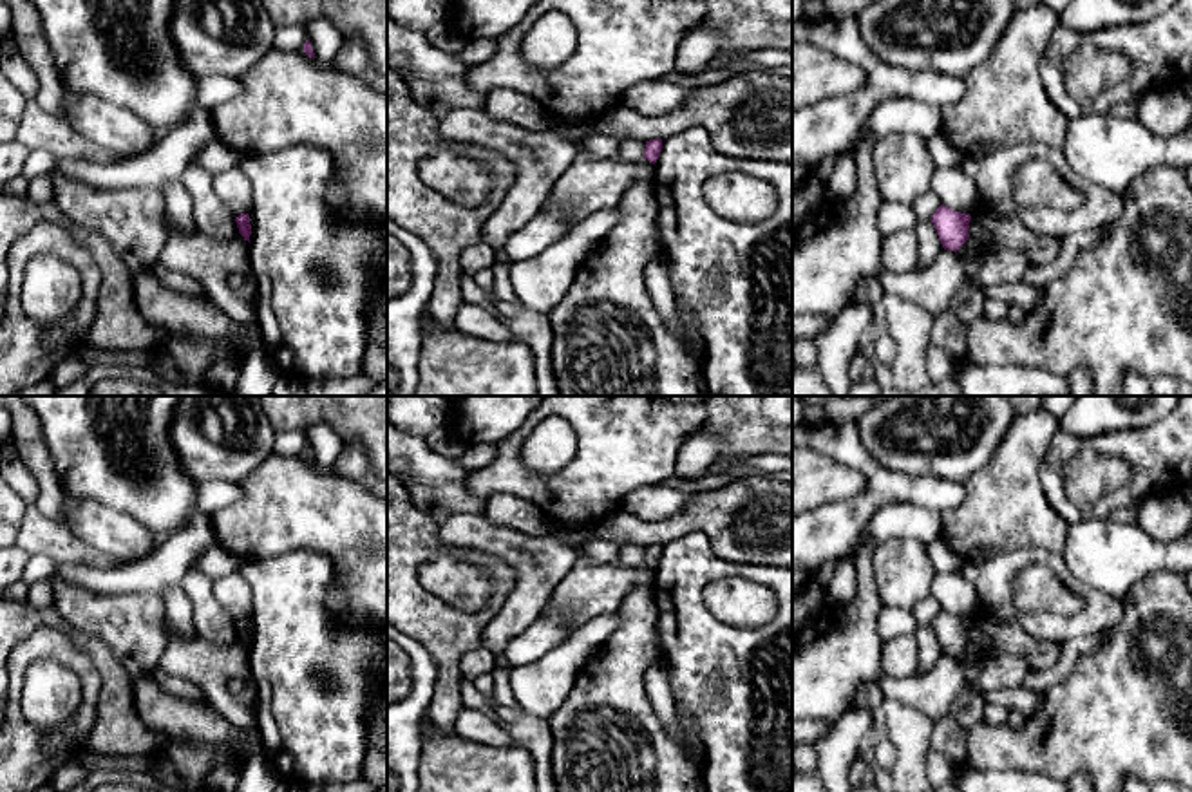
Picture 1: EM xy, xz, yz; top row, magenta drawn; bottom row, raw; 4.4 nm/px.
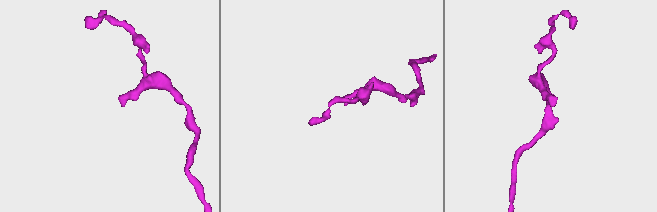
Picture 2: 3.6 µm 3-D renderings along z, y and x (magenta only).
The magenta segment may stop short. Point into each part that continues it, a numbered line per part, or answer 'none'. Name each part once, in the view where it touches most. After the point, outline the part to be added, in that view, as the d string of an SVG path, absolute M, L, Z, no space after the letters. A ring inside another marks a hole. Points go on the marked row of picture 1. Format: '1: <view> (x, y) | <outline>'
none

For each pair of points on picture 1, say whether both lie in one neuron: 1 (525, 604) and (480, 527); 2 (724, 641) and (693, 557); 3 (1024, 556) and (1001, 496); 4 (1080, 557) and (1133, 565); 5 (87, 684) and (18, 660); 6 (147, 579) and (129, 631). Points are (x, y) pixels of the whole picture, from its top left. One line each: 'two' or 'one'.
1: one
2: one
3: two
4: one
5: one
6: two

